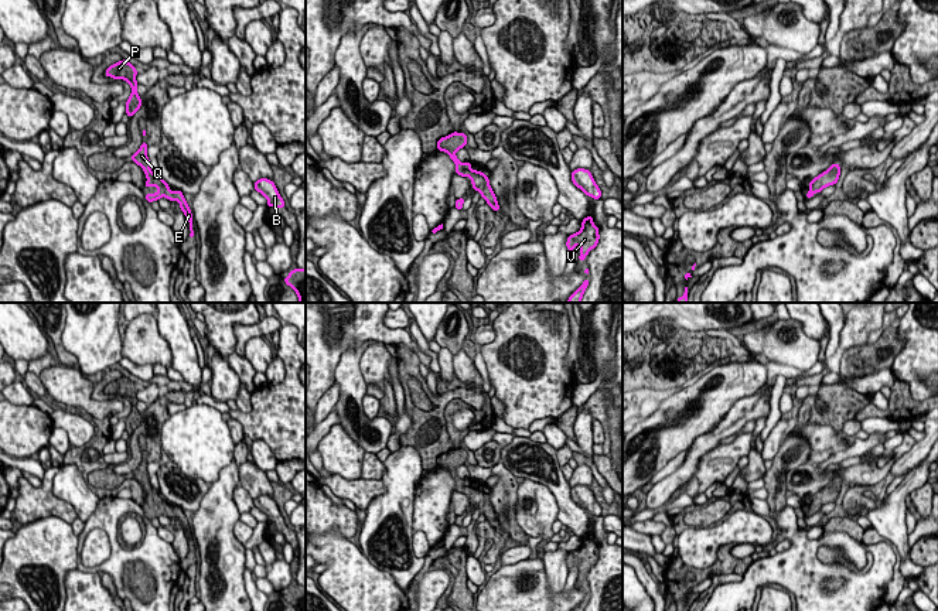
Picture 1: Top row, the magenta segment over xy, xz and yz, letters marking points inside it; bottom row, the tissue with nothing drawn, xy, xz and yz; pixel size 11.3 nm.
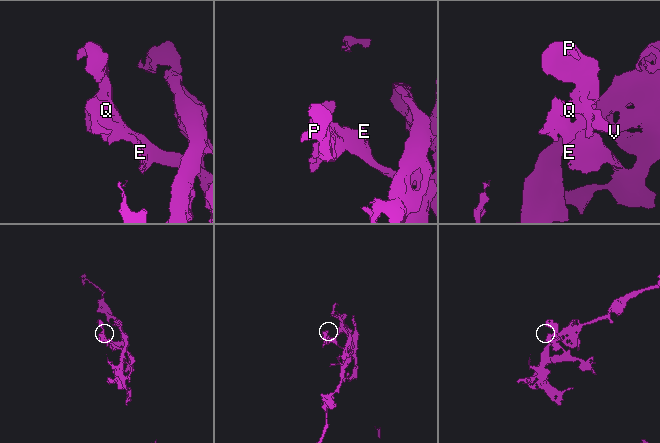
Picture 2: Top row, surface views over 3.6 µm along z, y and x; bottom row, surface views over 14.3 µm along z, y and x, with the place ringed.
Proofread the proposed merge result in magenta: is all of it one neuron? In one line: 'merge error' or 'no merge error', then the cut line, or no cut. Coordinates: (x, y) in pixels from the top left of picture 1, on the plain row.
no merge error; cut none

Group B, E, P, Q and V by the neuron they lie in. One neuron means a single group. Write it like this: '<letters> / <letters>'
B E P Q V

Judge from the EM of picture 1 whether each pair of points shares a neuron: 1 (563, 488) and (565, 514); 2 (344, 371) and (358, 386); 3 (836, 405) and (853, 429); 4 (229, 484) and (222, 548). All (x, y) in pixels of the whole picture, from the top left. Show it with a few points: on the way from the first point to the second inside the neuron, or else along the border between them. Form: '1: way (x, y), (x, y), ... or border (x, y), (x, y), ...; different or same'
1: way (563, 494), (565, 508); same
2: way (347, 375), (354, 382); same
3: border (855, 417), (843, 425), (843, 434); different
4: way (222, 499), (222, 532); same

